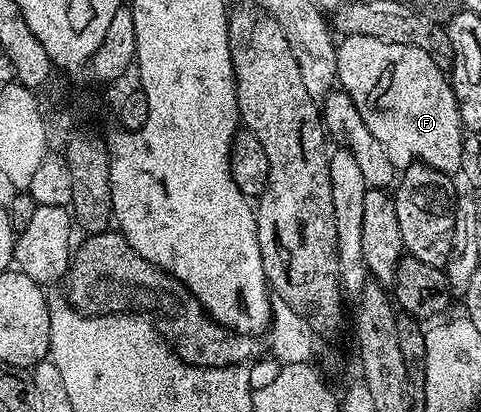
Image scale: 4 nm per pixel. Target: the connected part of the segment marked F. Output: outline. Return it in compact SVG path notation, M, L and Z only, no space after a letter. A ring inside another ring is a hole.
M348 35L345 36L344 42L341 44L338 53L338 83L341 90L348 93L348 97L352 97L352 101L356 105L356 109L360 113L360 117L364 121L364 125L368 125L368 129L372 129L372 137L376 137L376 141L380 141L380 145L384 145L384 153L388 153L388 161L392 161L395 169L405 169L412 163L426 163L429 167L436 168L437 171L454 173L462 166L462 140L464 138L464 128L460 121L460 113L456 105L456 97L454 90L450 87L450 81L447 72L436 65L436 61L428 53L424 53L424 49L416 49L408 45L396 45L388 41L380 41L376 37L368 37L367 35Z

